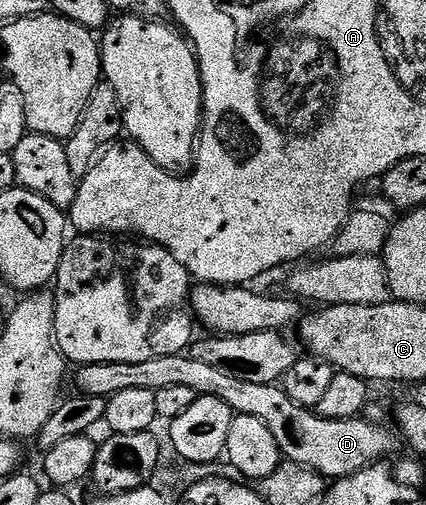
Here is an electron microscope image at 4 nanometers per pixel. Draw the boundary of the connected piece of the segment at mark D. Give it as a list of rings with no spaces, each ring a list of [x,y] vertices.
[[[167,354],[163,358],[151,358],[148,362],[103,362],[102,364],[82,364],[76,369],[78,393],[86,396],[110,397],[119,394],[119,390],[156,390],[163,386],[187,386],[195,390],[198,396],[214,396],[219,402],[227,402],[234,413],[239,416],[259,418],[259,422],[267,422],[267,430],[275,434],[275,442],[279,442],[281,455],[288,463],[302,464],[314,468],[326,479],[334,480],[350,476],[359,470],[378,463],[395,448],[396,435],[381,427],[380,423],[365,418],[356,420],[324,419],[312,408],[304,408],[291,398],[287,398],[285,389],[277,384],[260,384],[259,382],[243,382],[243,378],[235,378],[235,374],[227,374],[219,366],[211,366],[204,362],[195,362],[191,354]]]

